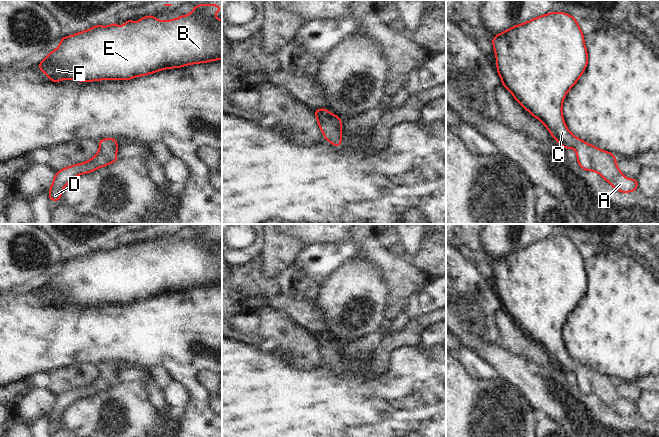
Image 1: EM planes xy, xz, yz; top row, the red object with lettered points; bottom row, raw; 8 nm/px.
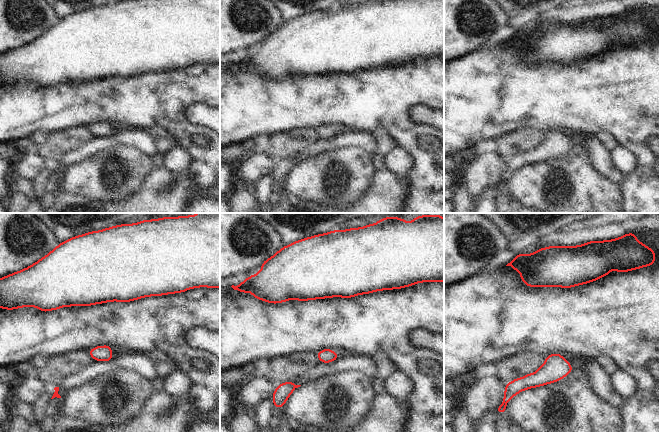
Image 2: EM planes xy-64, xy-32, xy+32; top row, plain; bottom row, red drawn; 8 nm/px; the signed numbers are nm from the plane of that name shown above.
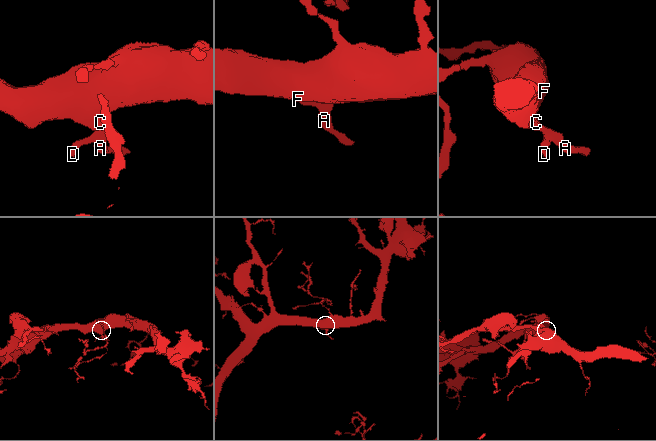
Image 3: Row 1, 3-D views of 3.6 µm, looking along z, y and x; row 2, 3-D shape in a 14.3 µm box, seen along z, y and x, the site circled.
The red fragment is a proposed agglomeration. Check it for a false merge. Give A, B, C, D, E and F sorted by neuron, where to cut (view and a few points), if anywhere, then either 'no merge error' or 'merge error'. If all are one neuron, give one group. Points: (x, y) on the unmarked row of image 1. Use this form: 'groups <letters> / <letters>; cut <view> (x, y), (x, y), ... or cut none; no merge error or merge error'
groups A B C D E F; cut none; no merge error

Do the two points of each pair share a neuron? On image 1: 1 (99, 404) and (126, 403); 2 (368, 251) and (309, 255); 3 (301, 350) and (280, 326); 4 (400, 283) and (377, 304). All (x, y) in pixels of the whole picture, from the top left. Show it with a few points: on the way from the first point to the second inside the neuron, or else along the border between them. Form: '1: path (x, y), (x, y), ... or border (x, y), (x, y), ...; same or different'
1: path (106, 405), (119, 405); same
2: border (371, 235), (368, 235), (362, 241), (353, 255); different
3: path (297, 344), (285, 332); same
4: border (379, 272), (386, 284), (387, 304); different

